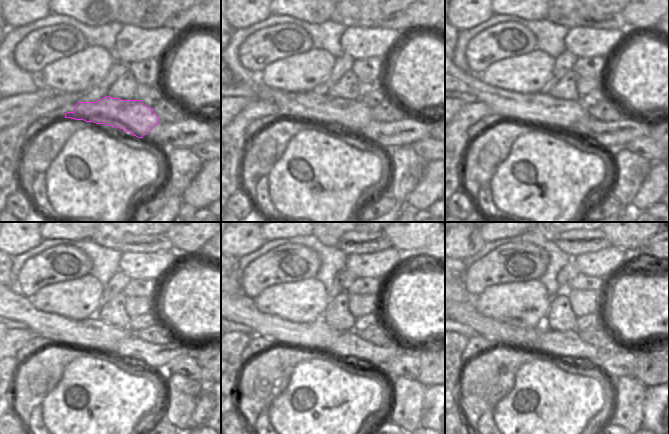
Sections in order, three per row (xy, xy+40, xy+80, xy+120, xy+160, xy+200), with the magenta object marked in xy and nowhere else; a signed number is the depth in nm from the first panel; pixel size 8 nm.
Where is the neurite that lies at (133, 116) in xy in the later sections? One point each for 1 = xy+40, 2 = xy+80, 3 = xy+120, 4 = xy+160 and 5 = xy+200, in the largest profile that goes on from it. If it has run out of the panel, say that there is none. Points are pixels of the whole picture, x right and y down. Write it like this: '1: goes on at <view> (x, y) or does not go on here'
1: goes on at xy+40 (308, 107)
2: goes on at xy+80 (541, 109)
3: goes on at xy+120 (91, 333)
4: goes on at xy+160 (241, 309)
5: goes on at xy+200 (466, 313)

